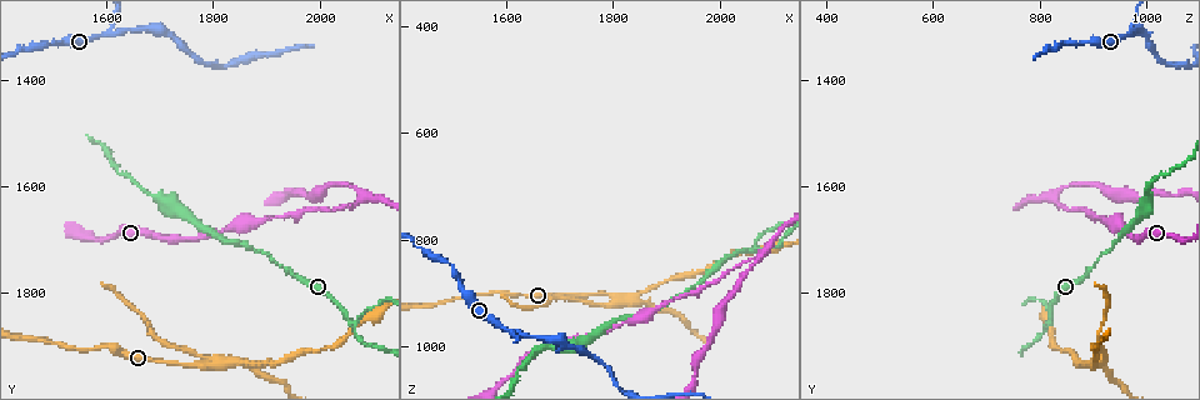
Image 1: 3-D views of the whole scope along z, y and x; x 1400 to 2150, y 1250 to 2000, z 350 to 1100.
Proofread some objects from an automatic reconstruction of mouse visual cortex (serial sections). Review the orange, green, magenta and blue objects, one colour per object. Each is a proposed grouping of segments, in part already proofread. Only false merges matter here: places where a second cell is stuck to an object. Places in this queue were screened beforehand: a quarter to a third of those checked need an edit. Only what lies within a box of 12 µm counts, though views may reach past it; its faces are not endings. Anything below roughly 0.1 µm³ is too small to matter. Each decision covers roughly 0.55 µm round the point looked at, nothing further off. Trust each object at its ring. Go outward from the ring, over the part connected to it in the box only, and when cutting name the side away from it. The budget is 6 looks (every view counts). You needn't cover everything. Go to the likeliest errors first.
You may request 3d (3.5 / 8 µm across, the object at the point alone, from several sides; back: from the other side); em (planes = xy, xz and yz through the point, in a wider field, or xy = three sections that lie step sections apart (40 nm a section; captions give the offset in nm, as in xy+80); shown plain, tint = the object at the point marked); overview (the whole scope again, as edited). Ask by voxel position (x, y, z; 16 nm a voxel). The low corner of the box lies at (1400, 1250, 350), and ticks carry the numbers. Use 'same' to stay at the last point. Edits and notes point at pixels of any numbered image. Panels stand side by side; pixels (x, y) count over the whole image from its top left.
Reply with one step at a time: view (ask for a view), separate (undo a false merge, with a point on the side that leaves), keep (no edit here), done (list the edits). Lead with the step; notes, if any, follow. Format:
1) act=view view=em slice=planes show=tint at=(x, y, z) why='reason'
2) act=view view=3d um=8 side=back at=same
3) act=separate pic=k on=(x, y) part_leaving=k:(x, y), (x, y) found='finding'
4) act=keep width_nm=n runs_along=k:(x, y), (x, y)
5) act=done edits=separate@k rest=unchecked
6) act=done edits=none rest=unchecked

act=view view=3d um=3.5 at=(1810, 1930, 905) why='calibre changes'

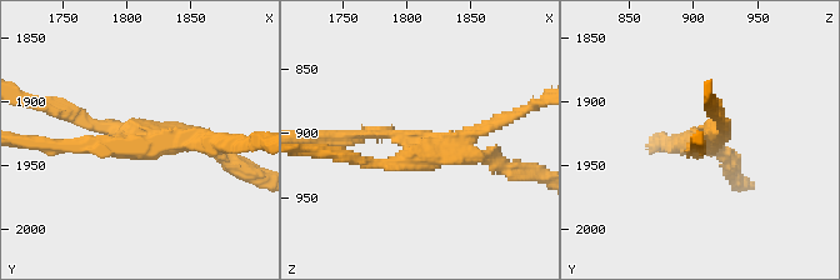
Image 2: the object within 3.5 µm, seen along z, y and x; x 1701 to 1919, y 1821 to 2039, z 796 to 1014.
act=view view=em slice=xy step=3 show=tint at=(1814, 1930, 906)

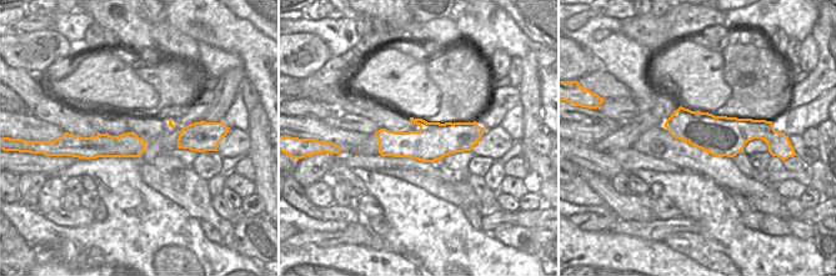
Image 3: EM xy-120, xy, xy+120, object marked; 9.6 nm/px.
act=separate pic=2 on=(84, 118) found='a second cell is stuck on'

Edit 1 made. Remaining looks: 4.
act=view view=overview

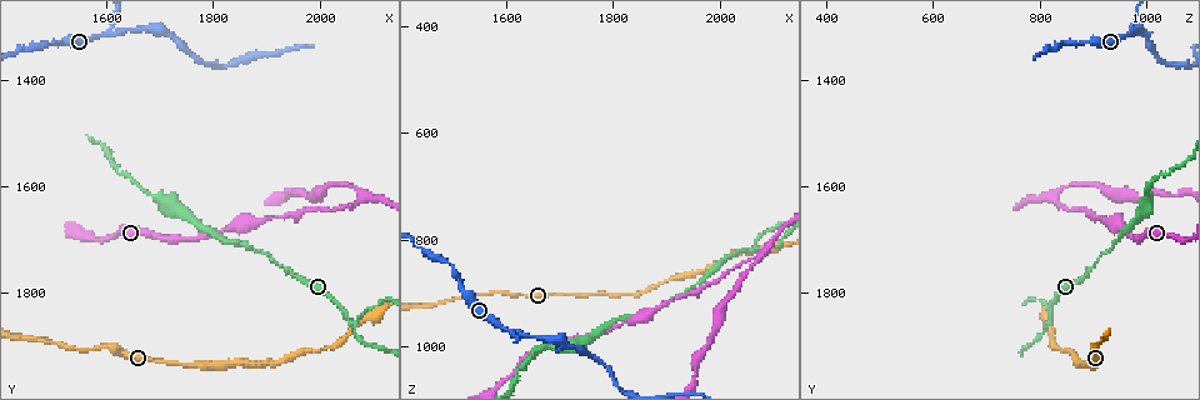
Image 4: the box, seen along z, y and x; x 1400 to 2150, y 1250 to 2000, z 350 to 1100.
act=view view=3d um=8 at=(2055, 1855, 820) why='a fork'

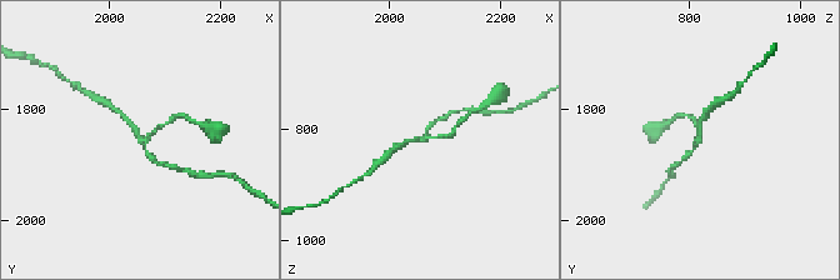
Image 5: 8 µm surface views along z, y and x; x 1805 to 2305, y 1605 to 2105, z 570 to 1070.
act=view view=em slice=planes show=tint at=(2055, 1850, 820)

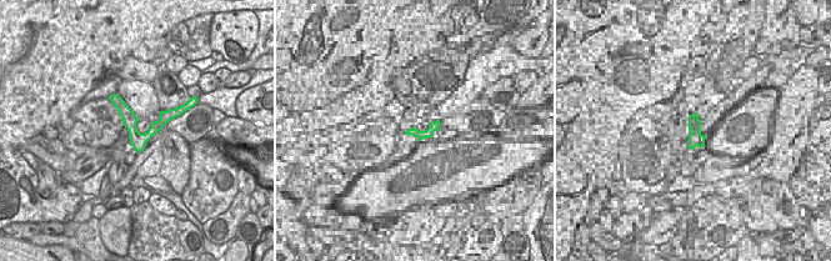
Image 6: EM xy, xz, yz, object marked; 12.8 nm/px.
act=keep width_nm=220 runs_along=5:(116, 109), (159, 163) found='all the same cell'

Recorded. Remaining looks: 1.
act=done edits=separate@2 rest=unchecked

